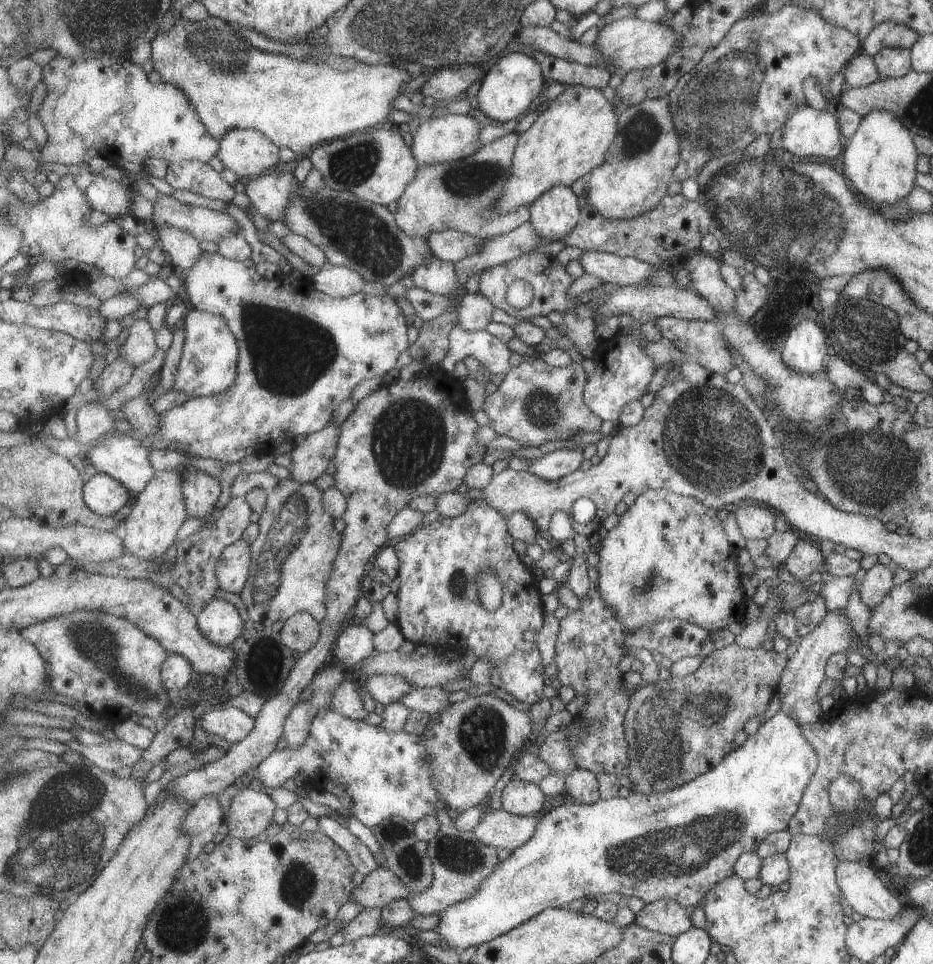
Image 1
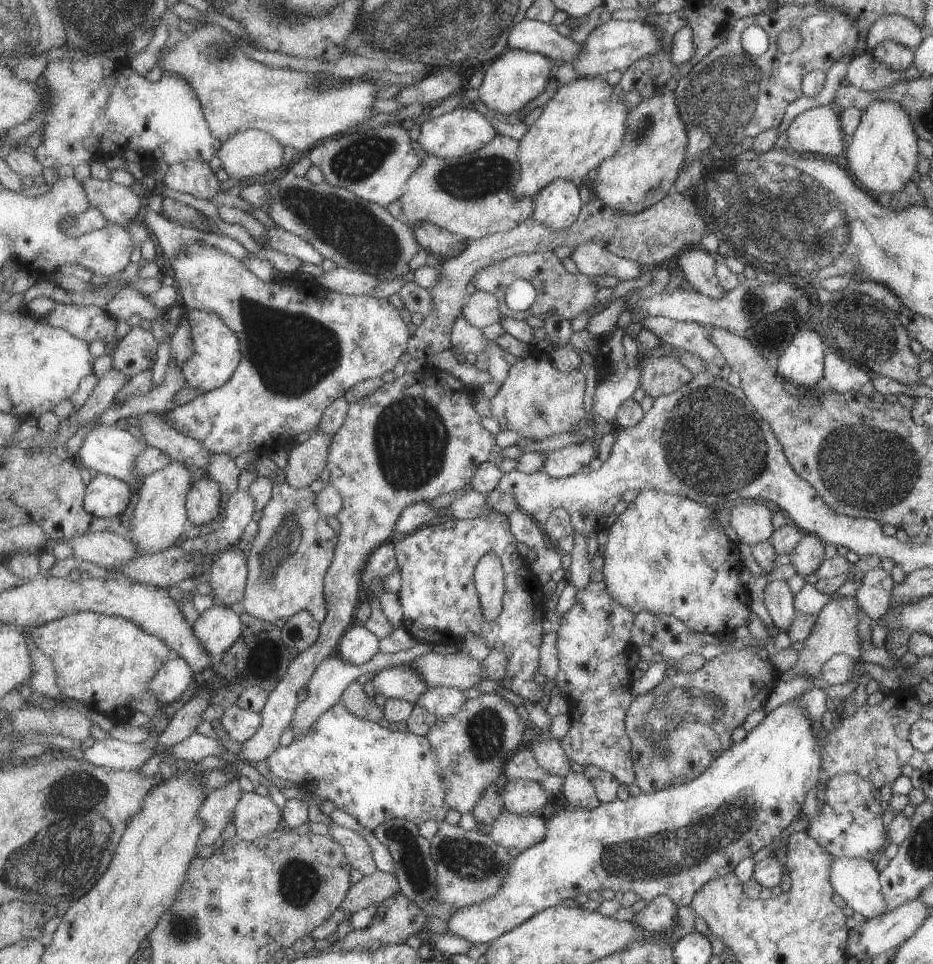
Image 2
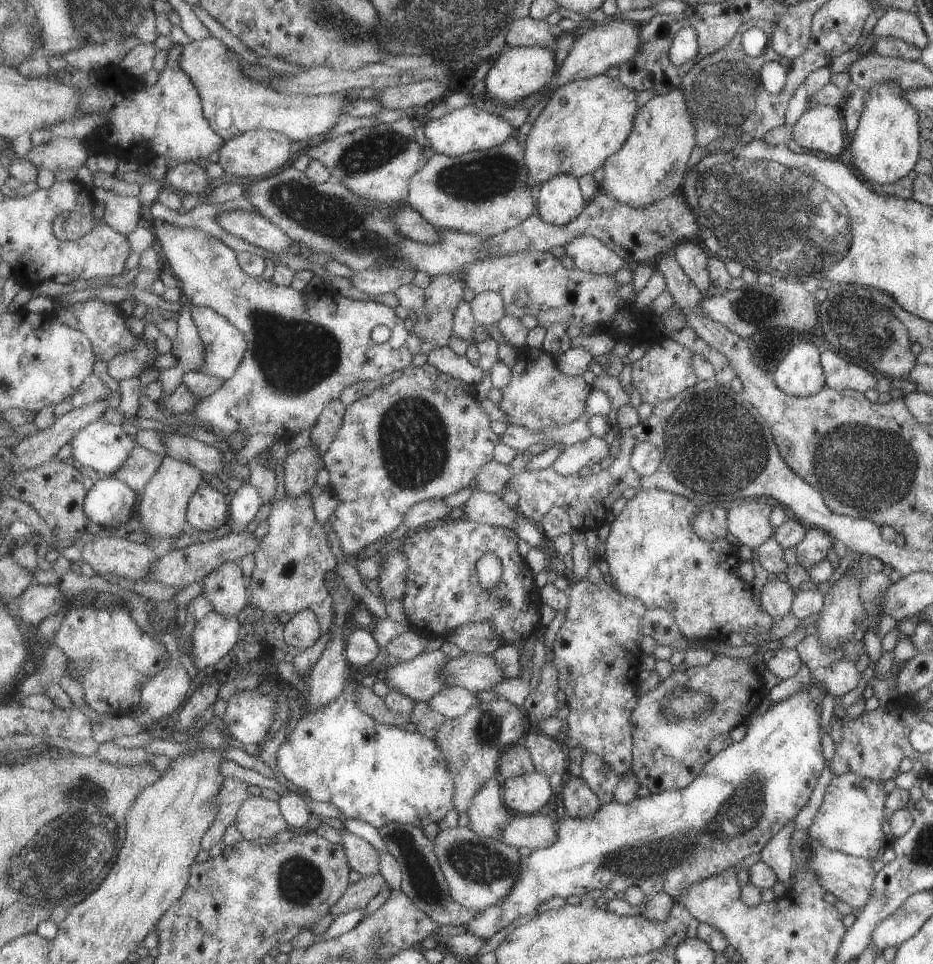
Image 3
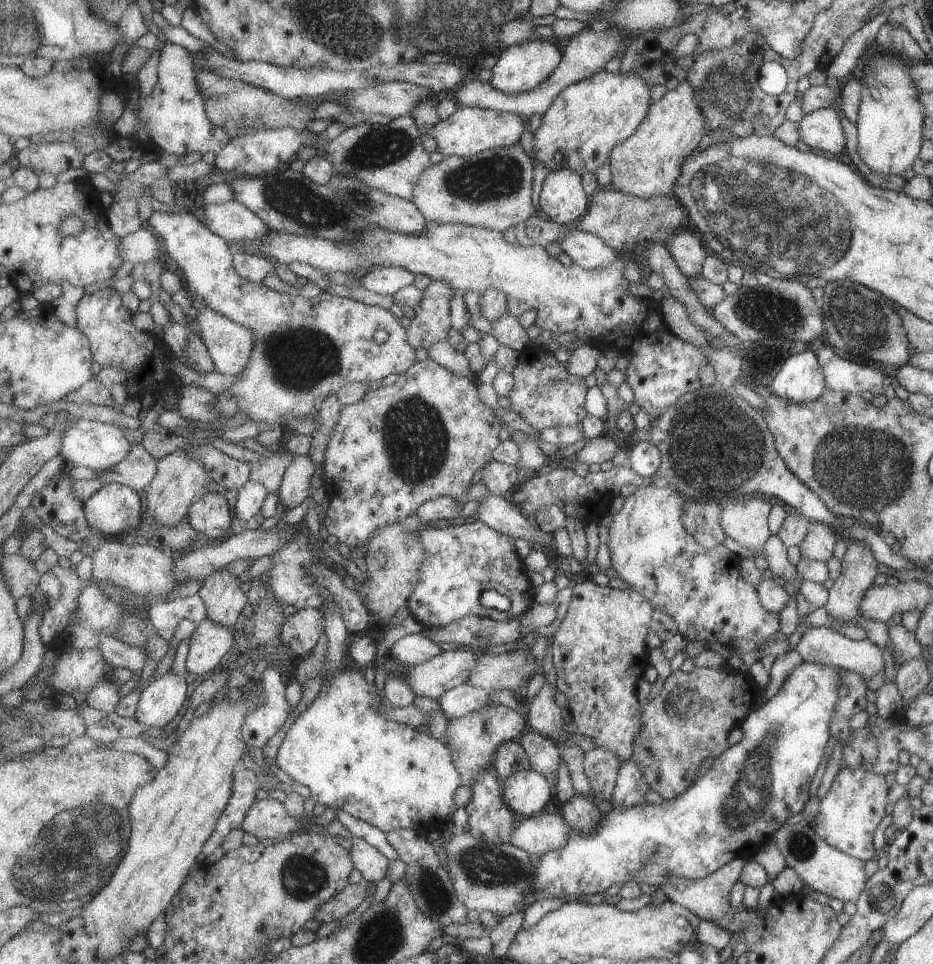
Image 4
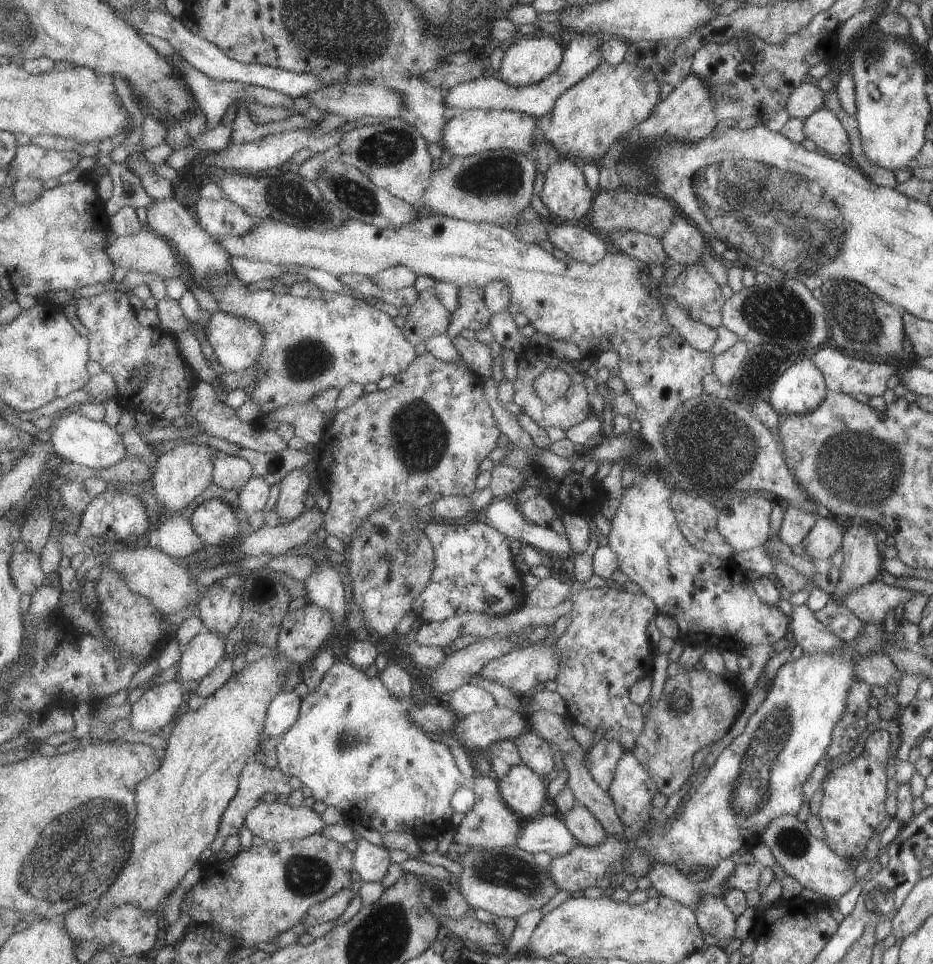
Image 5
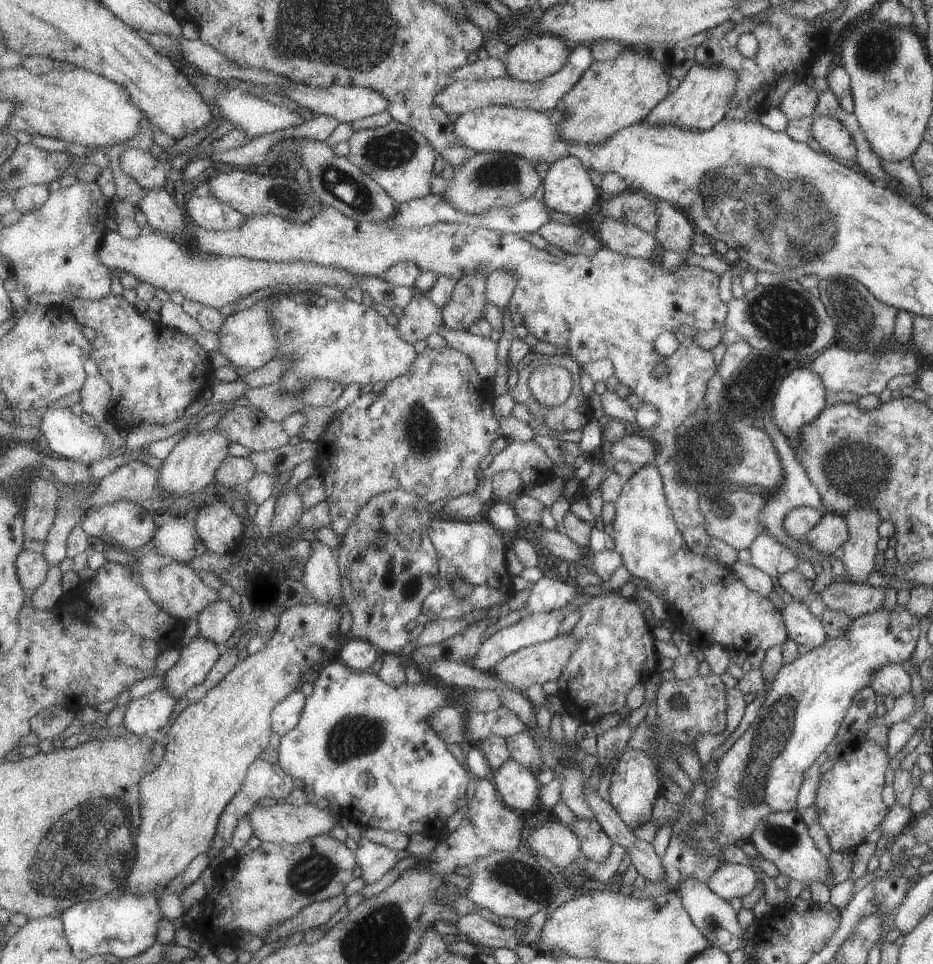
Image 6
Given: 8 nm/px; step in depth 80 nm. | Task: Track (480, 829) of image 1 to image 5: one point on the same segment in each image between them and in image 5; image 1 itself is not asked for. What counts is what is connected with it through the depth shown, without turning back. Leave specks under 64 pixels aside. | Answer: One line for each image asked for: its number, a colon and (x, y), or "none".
2: (511, 830)
3: (534, 831)
4: (544, 832)
5: (550, 834)

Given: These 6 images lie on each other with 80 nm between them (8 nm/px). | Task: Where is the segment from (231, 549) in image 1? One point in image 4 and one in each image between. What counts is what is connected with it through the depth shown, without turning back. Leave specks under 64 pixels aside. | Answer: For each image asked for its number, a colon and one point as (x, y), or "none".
2: (229, 580)
3: (225, 587)
4: (222, 592)

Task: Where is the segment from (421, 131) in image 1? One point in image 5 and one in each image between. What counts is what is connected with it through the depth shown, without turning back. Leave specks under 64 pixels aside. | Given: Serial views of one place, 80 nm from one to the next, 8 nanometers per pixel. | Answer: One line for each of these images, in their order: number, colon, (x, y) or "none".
2: (461, 132)
3: (469, 129)
4: (471, 130)
5: (471, 131)

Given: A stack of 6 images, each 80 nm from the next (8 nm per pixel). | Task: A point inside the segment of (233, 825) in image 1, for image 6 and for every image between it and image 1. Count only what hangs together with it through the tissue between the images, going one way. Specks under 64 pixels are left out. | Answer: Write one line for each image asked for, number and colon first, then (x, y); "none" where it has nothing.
2: (256, 816)
3: (260, 819)
4: (268, 818)
5: (276, 821)
6: (281, 823)

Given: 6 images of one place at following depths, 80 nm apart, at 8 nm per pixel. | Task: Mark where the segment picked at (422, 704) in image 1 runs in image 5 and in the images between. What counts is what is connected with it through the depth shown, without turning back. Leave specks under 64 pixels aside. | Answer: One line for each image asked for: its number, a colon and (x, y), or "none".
2: (443, 701)
3: (453, 702)
4: (464, 699)
5: (467, 699)

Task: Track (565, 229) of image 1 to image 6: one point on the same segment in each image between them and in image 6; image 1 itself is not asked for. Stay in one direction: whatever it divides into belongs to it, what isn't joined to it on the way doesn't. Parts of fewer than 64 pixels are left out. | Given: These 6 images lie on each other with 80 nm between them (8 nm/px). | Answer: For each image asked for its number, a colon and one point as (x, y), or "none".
2: (558, 206)
3: (560, 201)
4: (563, 199)
5: (565, 194)
6: (568, 187)

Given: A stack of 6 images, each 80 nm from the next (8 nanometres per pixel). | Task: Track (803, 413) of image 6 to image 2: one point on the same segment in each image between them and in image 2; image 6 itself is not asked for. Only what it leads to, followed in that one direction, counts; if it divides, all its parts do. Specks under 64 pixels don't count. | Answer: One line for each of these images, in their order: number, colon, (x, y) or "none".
2: (802, 362)
3: (798, 374)
4: (800, 379)
5: (799, 389)

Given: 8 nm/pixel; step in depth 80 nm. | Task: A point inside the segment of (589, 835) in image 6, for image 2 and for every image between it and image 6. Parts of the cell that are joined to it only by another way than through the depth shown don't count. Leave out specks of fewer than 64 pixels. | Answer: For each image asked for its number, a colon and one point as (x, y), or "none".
2: (579, 790)
3: (580, 800)
4: (581, 812)
5: (584, 824)

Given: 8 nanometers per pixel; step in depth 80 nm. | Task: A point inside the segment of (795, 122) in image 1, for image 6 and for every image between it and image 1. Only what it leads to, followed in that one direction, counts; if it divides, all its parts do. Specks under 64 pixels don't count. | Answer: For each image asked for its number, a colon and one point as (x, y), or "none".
2: (815, 131)
3: (818, 129)
4: (820, 130)
5: (822, 127)
6: (833, 138)

